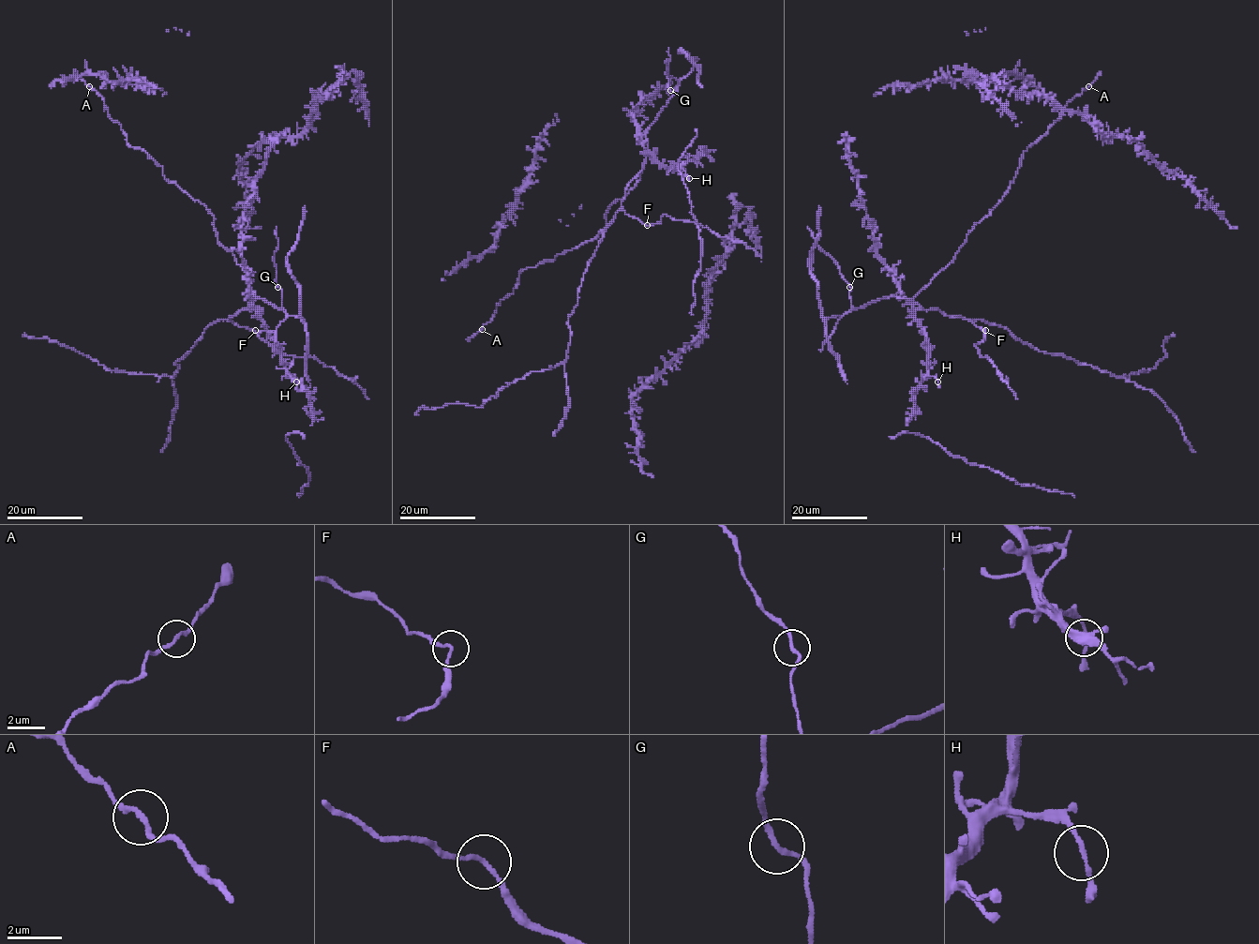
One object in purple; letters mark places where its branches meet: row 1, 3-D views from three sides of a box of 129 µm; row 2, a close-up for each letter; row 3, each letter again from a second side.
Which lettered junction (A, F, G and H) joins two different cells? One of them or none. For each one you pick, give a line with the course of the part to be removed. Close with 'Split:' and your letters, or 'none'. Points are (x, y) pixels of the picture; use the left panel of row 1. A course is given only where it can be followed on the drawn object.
Split: none

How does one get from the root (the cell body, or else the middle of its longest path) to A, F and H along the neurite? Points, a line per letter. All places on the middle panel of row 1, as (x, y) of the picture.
A: (634, 114), (646, 152), (640, 179), (609, 207), (606, 227), (593, 239), (521, 270), (518, 284), (482, 329)
F: (634, 114), (639, 142), (645, 150), (645, 161), (643, 169), (627, 187), (622, 209), (647, 225)
H: (634, 114), (643, 148), (661, 166), (682, 169), (689, 178)

